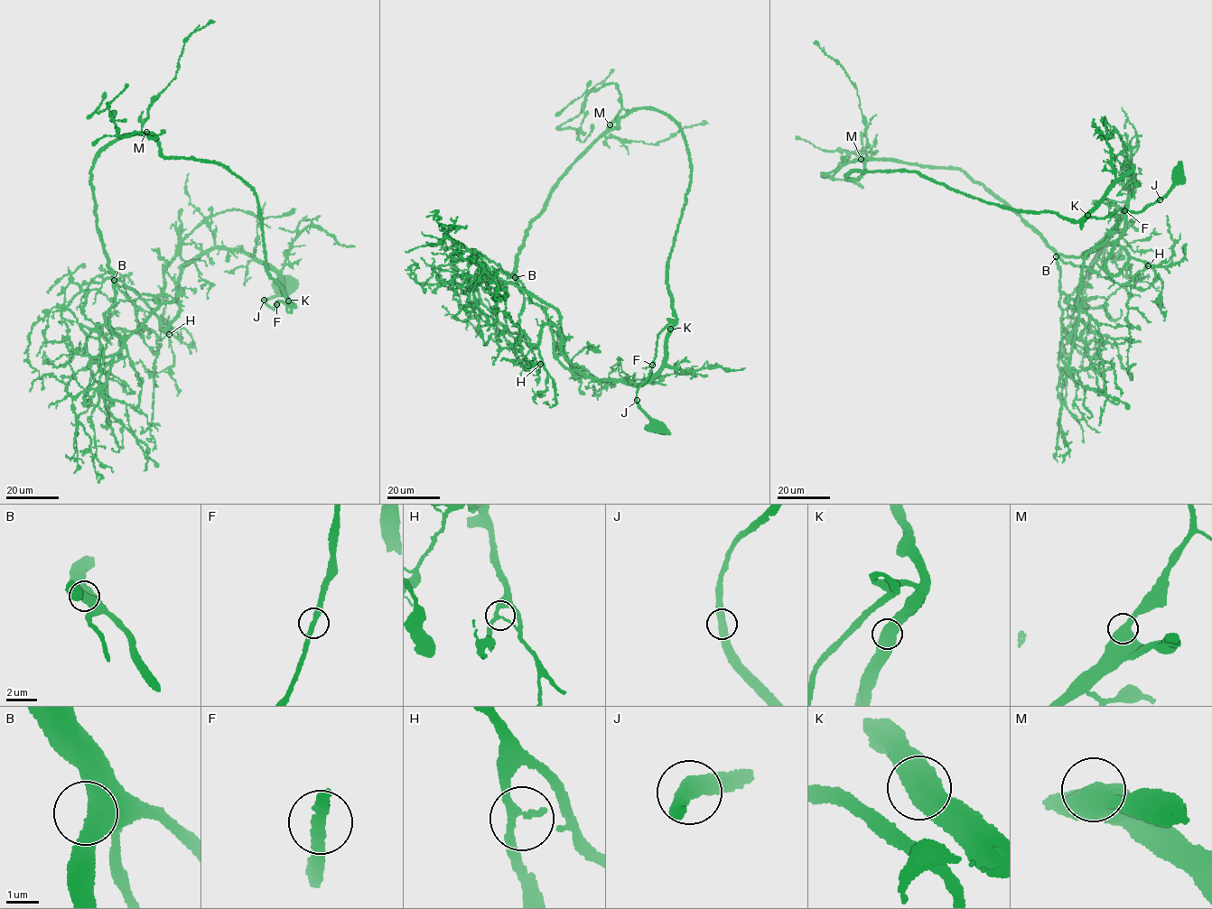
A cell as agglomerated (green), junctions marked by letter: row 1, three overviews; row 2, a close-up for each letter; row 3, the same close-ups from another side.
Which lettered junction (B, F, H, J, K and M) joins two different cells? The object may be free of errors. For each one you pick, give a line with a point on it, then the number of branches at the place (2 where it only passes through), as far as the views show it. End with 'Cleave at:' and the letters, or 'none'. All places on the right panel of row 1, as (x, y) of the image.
Cleave at: none

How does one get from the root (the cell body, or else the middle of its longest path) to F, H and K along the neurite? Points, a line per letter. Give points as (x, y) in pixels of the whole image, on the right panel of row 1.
F: (1179, 173), (1180, 179), (1162, 198), (1140, 211), (1124, 211)
H: (1179, 173), (1142, 210), (1081, 219), (1132, 167), (1123, 233), (1106, 264), (1113, 274), (1131, 257), (1148, 265)
K: (1179, 173), (1180, 179), (1165, 196), (1142, 210), (1118, 211), (1103, 217), (1087, 217), (1081, 222), (1087, 215)

